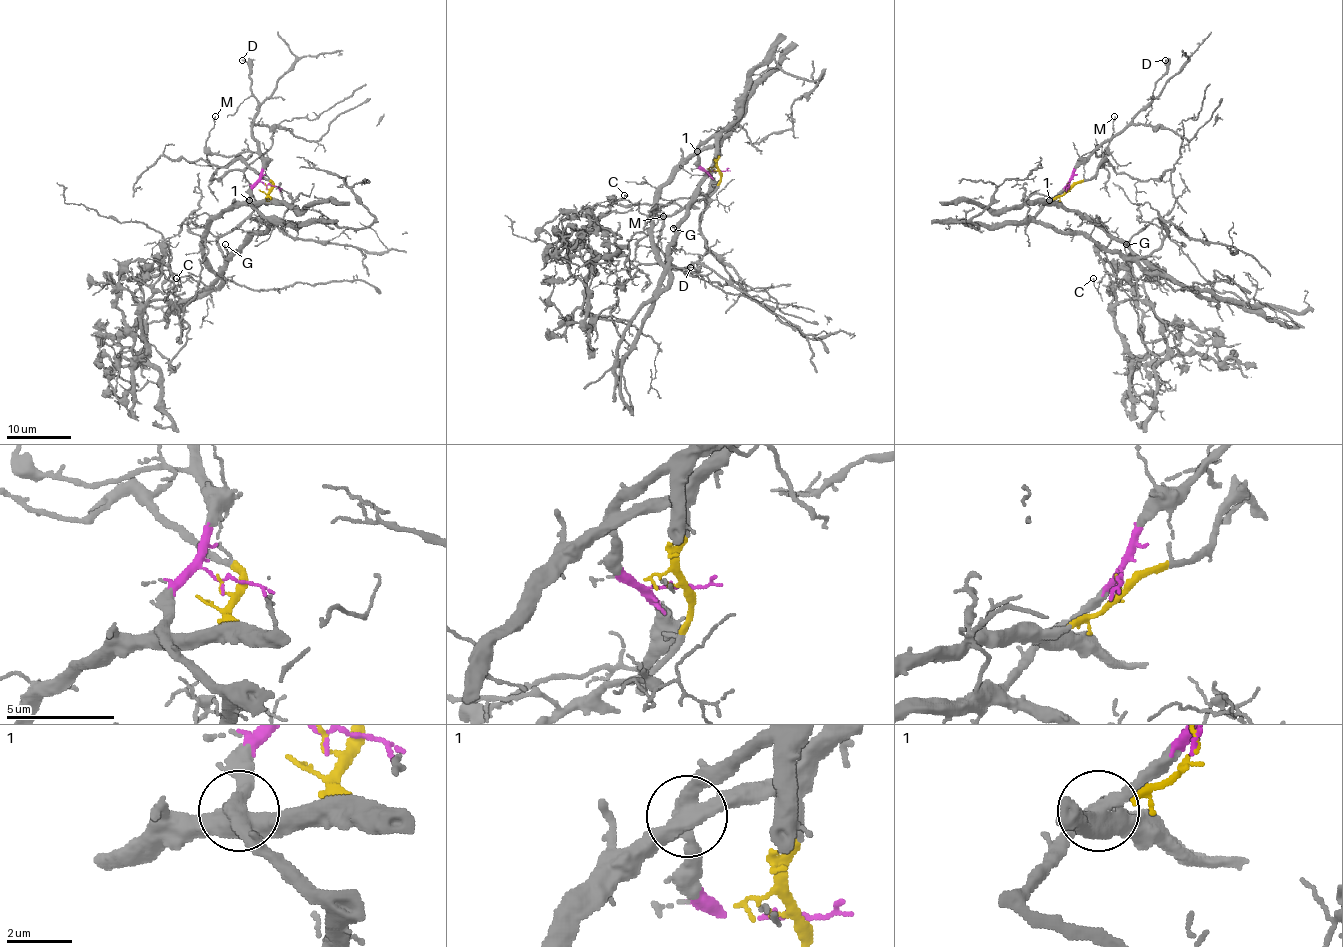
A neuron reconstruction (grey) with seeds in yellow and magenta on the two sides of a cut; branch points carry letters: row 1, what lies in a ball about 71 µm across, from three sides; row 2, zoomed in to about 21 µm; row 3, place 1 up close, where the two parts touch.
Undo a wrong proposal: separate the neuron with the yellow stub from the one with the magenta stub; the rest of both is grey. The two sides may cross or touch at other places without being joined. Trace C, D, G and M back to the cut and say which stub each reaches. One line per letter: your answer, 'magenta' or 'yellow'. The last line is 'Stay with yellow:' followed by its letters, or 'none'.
C: yellow
D: magenta
G: magenta
M: magenta
Stay with yellow: C

